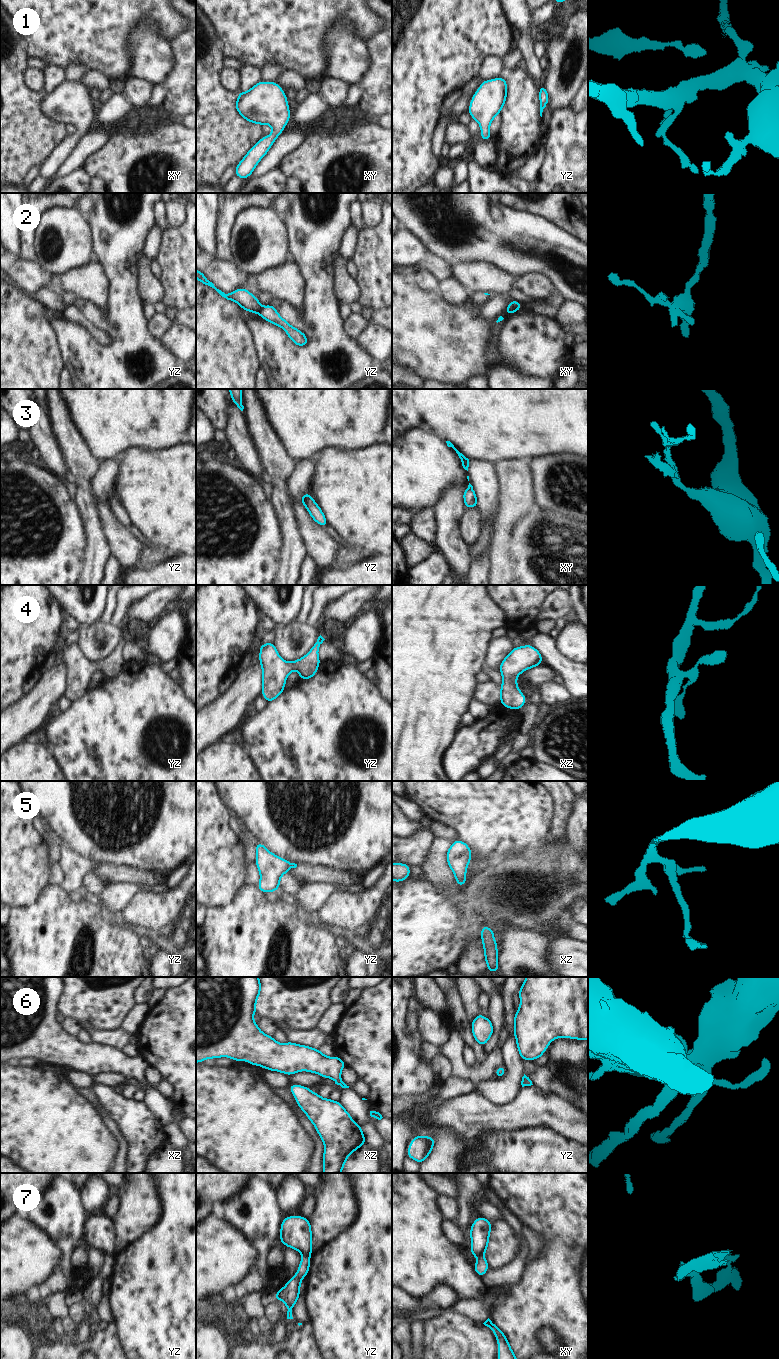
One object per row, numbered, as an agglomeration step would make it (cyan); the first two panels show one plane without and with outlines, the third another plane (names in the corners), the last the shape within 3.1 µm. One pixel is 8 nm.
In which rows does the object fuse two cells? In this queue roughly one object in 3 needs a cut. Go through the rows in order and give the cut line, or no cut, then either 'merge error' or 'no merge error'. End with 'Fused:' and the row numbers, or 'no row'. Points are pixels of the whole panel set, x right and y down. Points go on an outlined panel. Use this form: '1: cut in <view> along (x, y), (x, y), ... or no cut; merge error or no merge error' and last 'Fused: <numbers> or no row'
1: no cut; no merge error
2: cut in yz along (263, 307), (258, 313); merge error
3: cut in xy along (467, 487), (472, 490), (475, 505); merge error
4: no cut; no merge error
5: no cut; no merge error
6: no cut; no merge error
7: cut in yz along (302, 1254), (309, 1257); merge error
Fused: 2, 3, 7

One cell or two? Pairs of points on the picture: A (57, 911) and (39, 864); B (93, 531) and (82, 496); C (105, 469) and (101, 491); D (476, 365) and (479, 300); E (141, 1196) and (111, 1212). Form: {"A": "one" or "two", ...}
{"A": "two", "B": "one", "C": "one", "D": "two", "E": "two"}

